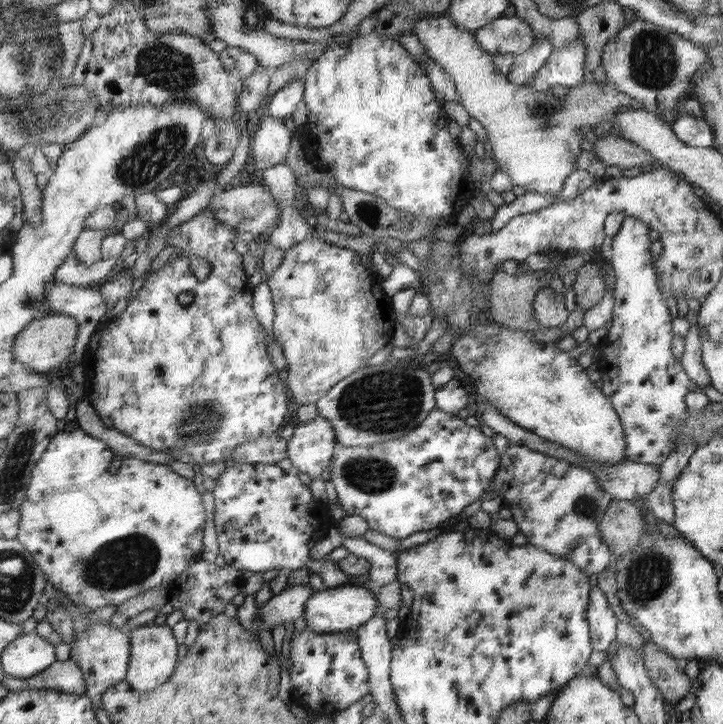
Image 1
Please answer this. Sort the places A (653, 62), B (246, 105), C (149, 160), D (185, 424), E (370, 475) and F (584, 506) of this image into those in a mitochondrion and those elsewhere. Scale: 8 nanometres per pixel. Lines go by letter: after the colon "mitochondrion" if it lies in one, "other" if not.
A: mitochondrion
B: other
C: mitochondrion
D: mitochondrion
E: mitochondrion
F: mitochondrion

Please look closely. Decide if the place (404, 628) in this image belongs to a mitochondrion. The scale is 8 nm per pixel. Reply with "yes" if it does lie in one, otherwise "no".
no

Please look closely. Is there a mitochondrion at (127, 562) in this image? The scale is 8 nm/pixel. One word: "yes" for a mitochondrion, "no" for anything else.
yes

